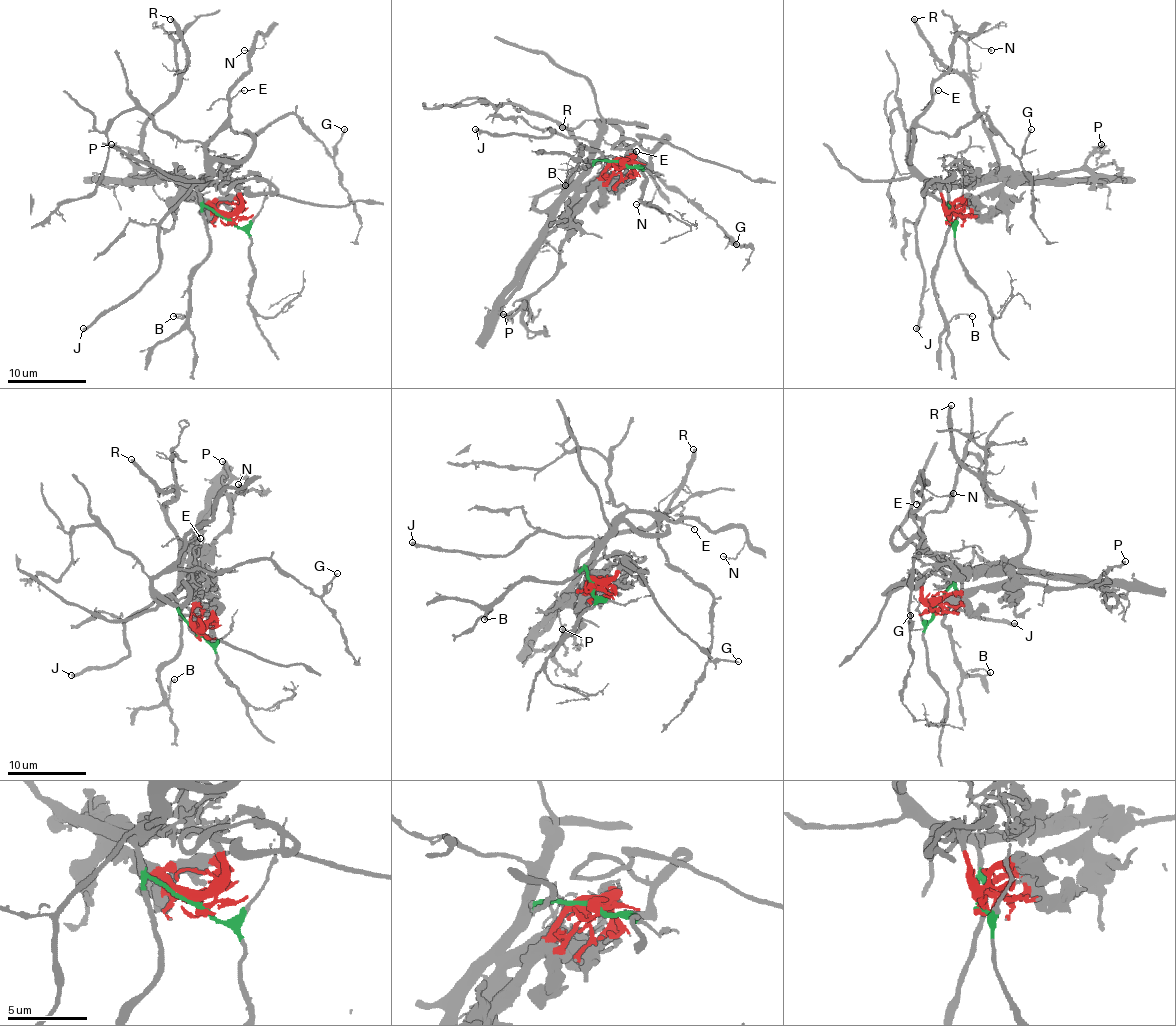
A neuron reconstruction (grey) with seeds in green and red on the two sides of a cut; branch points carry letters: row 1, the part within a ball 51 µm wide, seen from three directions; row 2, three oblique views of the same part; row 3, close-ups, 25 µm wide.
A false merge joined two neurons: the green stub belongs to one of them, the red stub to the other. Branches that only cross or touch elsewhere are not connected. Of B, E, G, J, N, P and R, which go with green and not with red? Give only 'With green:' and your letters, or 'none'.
With green: B, E, G, J, N, R

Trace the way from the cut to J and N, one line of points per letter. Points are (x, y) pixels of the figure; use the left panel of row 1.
J: (227, 219), (209, 209), (197, 183), (160, 225), (156, 272), (138, 290), (83, 329)
N: (227, 219), (203, 203), (199, 187), (207, 140), (229, 114), (250, 46), (264, 38), (244, 50)

